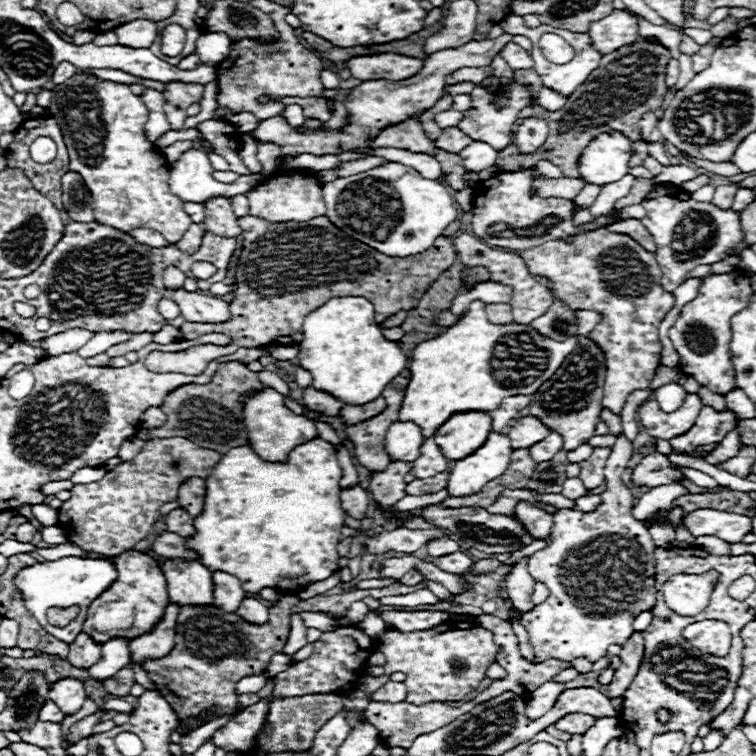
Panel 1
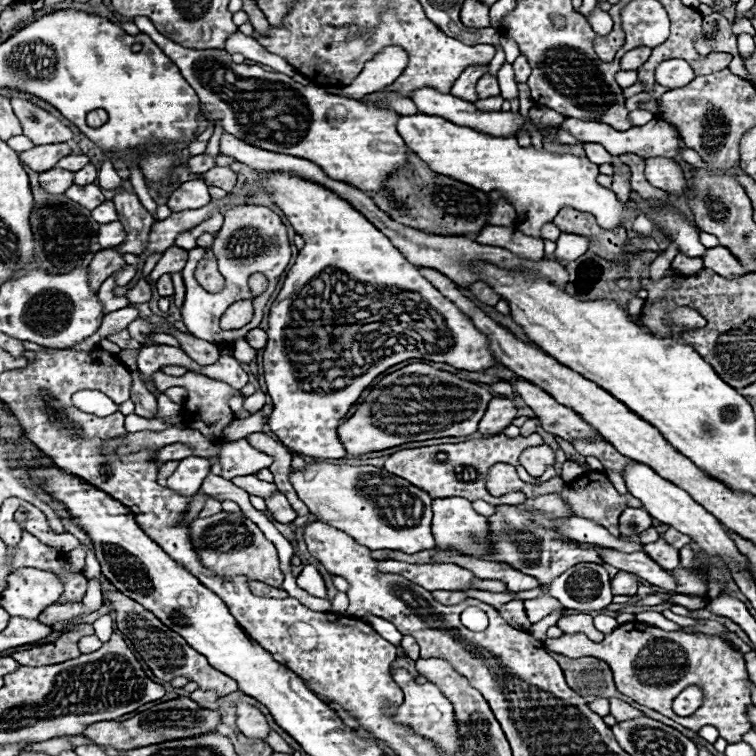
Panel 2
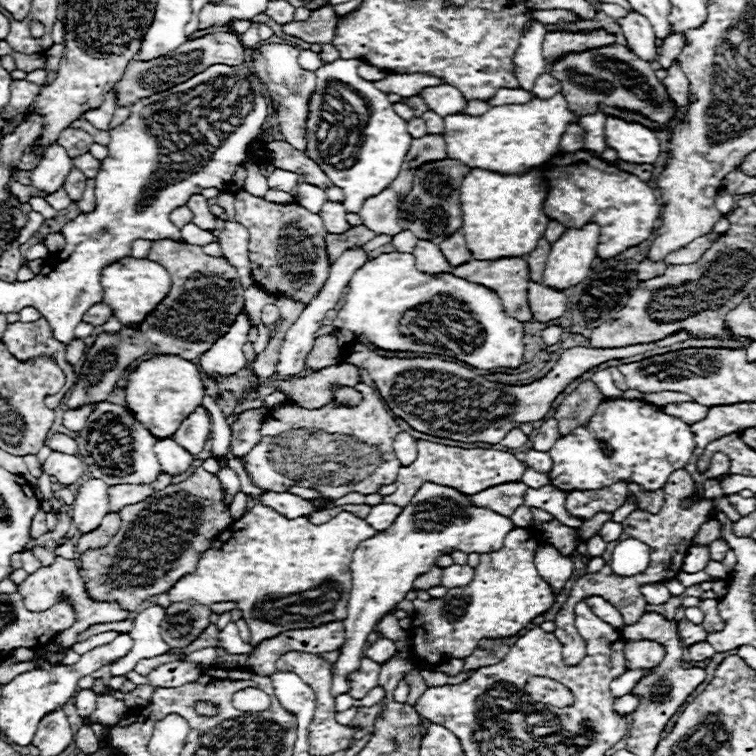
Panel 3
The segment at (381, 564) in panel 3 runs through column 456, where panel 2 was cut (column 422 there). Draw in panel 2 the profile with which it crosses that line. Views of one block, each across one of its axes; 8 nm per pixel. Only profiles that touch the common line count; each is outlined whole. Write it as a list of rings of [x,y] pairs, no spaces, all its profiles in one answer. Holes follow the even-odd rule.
[[[314,462],[300,470],[292,470],[290,482],[300,500],[310,508],[310,514],[346,532],[360,546],[370,550],[402,550],[406,554],[436,546],[430,530],[432,498],[384,468]]]

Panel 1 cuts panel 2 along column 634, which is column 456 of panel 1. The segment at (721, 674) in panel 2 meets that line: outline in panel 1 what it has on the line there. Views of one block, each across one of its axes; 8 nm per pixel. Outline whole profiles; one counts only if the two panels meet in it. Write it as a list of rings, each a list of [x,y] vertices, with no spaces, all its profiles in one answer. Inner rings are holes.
[[[450,620],[442,626],[450,628],[432,628],[430,632],[384,632],[378,638],[378,650],[386,656],[384,676],[372,678],[362,676],[356,684],[358,690],[364,692],[376,692],[384,682],[388,682],[388,676],[392,672],[404,672],[406,674],[406,690],[410,704],[426,704],[426,702],[456,702],[462,700],[462,696],[470,694],[478,688],[480,680],[484,680],[486,670],[492,662],[496,662],[498,646],[494,642],[492,632],[472,626],[472,622],[456,622]]]

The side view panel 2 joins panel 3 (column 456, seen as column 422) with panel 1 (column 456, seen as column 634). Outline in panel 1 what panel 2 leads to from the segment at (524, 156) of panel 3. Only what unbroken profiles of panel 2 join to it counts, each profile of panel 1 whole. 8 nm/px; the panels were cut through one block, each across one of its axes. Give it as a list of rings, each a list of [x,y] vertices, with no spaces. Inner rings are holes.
[[[388,162],[370,172],[322,183],[326,216],[334,226],[386,256],[406,258],[426,252],[442,230],[456,220],[456,202],[440,180],[422,178],[414,168]]]

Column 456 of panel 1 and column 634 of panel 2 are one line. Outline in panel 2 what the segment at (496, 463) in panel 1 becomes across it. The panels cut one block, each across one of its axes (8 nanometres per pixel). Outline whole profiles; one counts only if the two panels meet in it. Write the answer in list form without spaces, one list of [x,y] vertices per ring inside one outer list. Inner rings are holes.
[[[630,462],[630,468],[626,468],[626,472],[622,476],[624,476],[624,482],[626,482],[630,494],[636,496],[644,504],[644,508],[650,512],[652,518],[656,518],[656,520],[660,520],[660,522],[664,522],[664,524],[668,524],[668,526],[672,526],[672,528],[688,534],[690,538],[694,538],[698,542],[698,546],[702,548],[704,554],[708,554],[708,556],[720,556],[720,558],[730,556],[730,558],[738,560],[744,566],[746,572],[750,572],[746,558],[736,550],[736,546],[728,538],[724,526],[710,512],[706,512],[698,502],[694,502],[688,496],[686,490],[682,490],[676,484],[660,478],[650,466],[640,464],[640,462]]]

